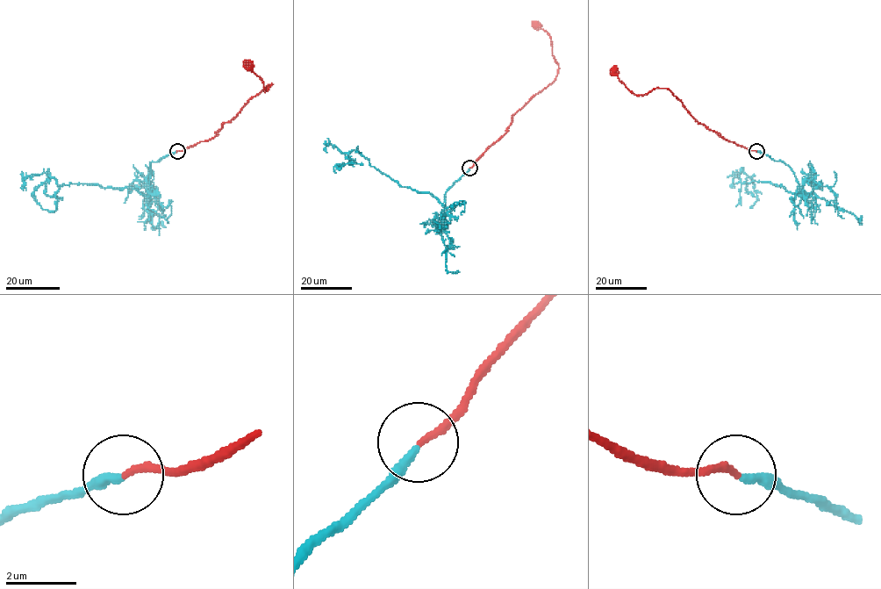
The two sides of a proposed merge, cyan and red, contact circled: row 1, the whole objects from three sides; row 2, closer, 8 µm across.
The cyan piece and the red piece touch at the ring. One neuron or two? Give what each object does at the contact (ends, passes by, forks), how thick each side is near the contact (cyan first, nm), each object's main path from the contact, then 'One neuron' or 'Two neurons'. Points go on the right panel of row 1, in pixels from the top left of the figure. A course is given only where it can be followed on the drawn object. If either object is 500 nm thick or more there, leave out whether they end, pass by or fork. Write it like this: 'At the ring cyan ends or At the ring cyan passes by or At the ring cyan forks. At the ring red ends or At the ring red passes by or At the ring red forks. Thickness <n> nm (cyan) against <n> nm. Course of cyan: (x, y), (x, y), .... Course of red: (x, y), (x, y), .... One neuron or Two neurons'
At the ring cyan ends. At the ring red ends. Thickness 240 nm (cyan) against 200 nm. Course of cyan: (757, 151), (790, 168), (802, 192), (792, 194), (770, 182), (741, 183), (741, 172), (755, 184), (752, 207). Course of red: (756, 151), (729, 141), (699, 124), (667, 89), (654, 89), (644, 95), (633, 94), (613, 70). One neuron

